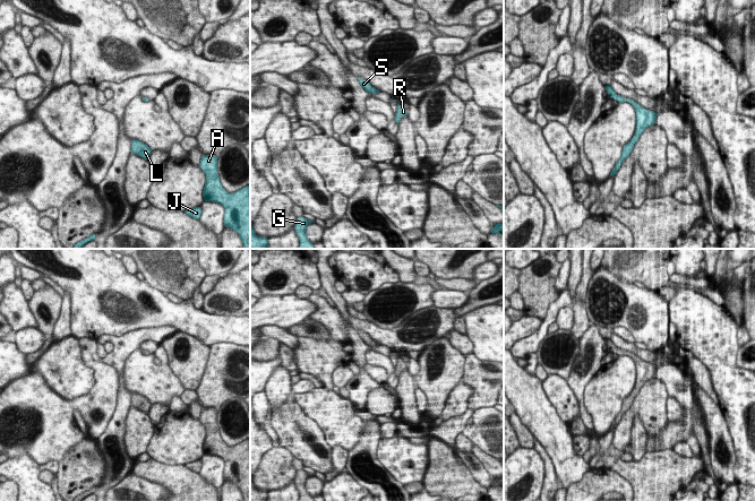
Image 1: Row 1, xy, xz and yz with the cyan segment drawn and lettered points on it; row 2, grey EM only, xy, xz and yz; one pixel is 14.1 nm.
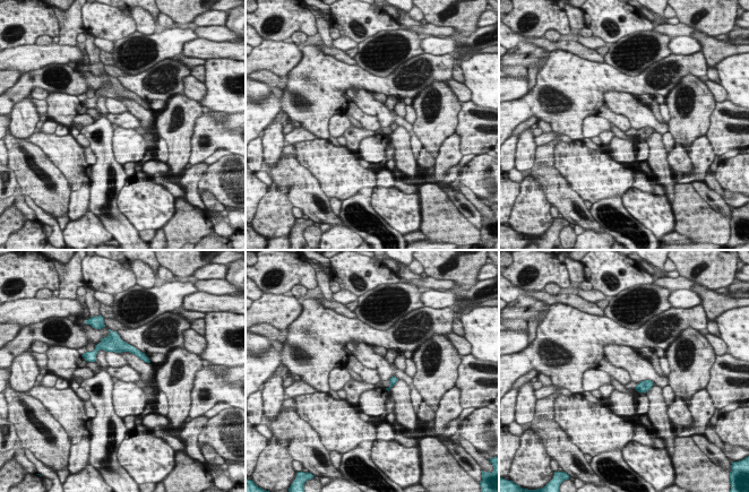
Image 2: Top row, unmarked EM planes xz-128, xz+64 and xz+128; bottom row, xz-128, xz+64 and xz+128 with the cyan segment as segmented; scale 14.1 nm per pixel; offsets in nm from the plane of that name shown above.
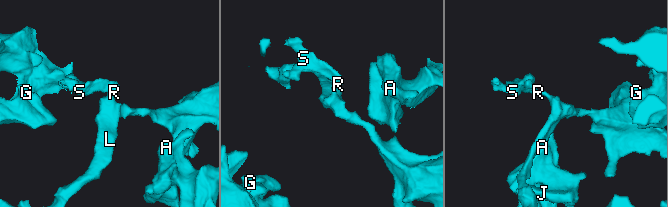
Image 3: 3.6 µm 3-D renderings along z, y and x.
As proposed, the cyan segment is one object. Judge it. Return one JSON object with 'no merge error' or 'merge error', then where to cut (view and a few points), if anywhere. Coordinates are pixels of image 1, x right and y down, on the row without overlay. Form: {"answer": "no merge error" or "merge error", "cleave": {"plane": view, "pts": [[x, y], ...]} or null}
{"answer": "no merge error", "cleave": null}

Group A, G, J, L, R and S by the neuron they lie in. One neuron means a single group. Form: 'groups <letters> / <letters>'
groups A G J L R S

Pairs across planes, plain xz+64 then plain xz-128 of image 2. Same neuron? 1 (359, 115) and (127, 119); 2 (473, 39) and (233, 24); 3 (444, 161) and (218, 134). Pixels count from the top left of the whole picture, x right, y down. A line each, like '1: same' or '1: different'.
1: same
2: same
3: same

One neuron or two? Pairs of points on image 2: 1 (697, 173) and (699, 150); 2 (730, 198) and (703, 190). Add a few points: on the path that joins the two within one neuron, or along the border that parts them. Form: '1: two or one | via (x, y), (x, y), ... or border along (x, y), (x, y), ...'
1: one | via (699, 167), (699, 156)
2: two | border along (721, 197), (732, 207)

